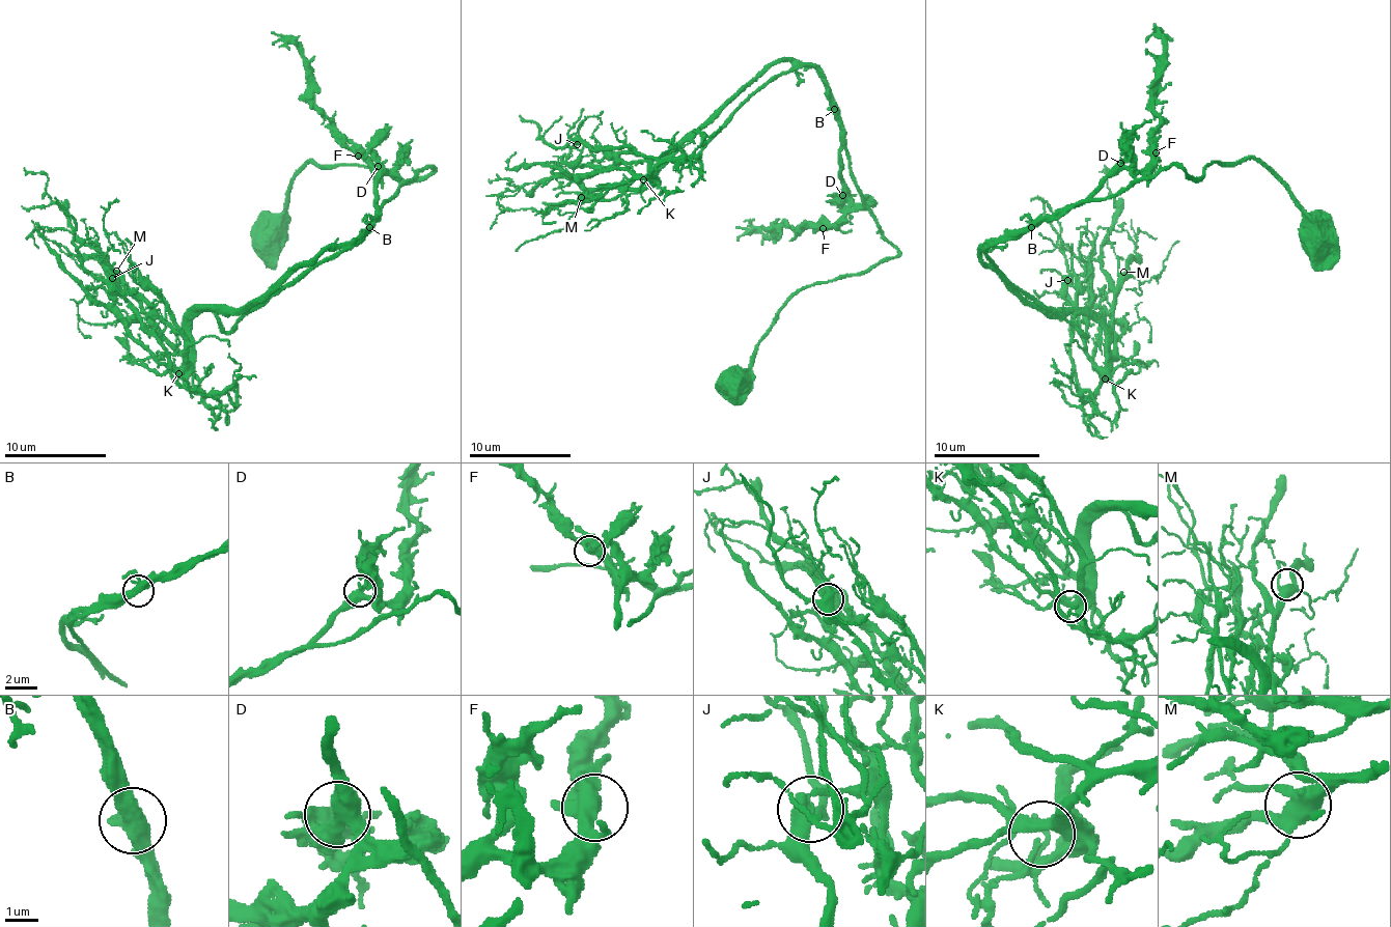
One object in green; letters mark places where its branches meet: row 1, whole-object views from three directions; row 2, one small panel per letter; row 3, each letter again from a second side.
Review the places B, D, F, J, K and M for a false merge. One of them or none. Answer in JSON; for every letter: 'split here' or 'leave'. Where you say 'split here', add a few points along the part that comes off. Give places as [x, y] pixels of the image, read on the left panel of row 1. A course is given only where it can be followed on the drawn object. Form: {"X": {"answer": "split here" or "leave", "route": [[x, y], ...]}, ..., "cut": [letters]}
{"B": {"answer": "leave"}, "D": {"answer": "leave"}, "F": {"answer": "leave"}, "J": {"answer": "leave"}, "K": {"answer": "leave"}, "M": {"answer": "leave"}, "cut": []}

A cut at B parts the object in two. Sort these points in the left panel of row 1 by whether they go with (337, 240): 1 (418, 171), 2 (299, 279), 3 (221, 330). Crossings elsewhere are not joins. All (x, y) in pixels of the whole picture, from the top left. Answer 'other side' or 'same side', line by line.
1: other side
2: other side
3: other side

